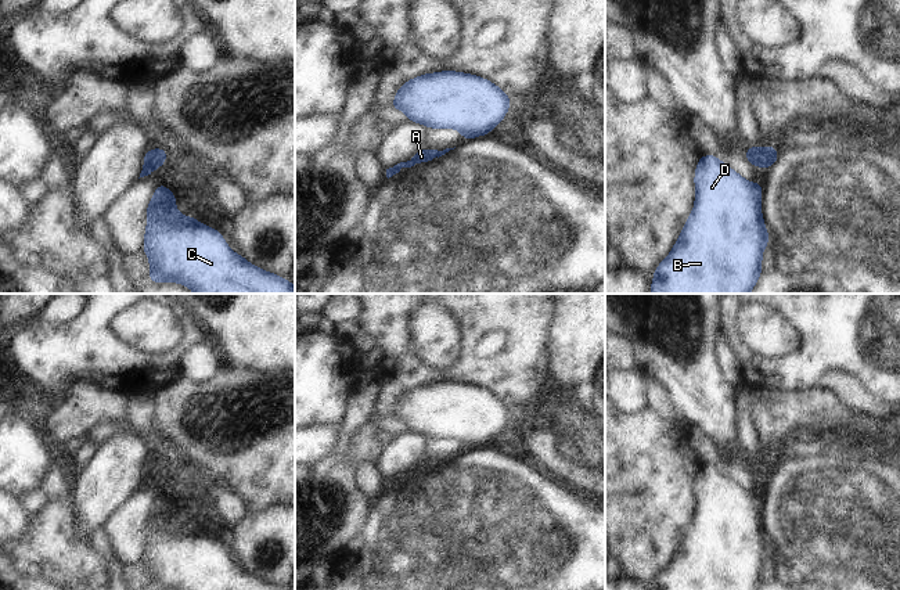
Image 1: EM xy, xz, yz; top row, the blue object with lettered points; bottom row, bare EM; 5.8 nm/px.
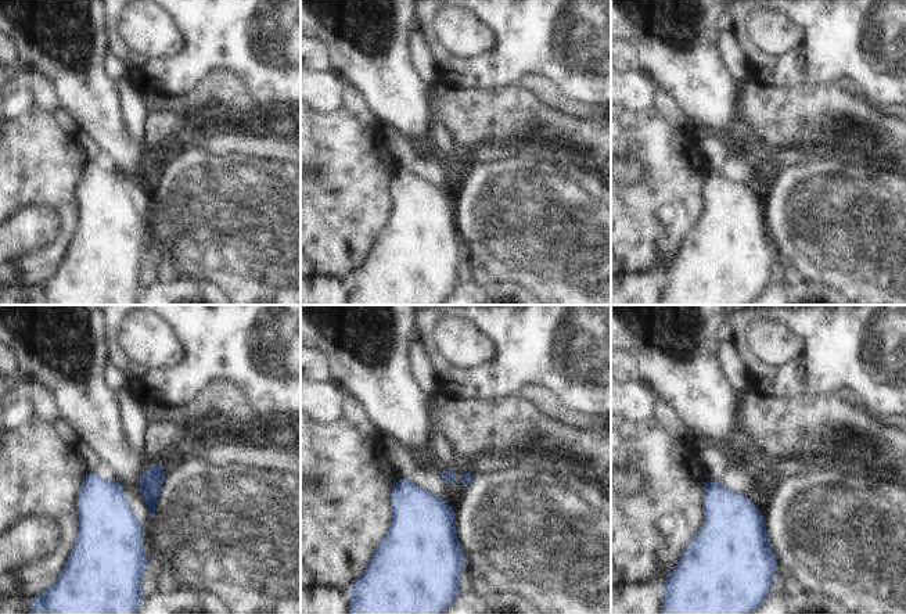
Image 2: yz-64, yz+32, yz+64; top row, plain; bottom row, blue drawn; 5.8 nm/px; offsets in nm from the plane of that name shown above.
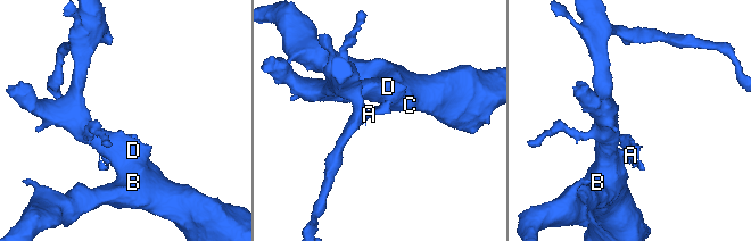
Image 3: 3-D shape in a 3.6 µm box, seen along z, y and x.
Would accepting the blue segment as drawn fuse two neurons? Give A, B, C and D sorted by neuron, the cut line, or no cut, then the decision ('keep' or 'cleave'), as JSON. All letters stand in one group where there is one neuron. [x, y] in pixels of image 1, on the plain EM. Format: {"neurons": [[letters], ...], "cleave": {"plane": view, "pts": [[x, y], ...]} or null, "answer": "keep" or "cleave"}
{"neurons": [["A"], ["B", "C", "D"]], "cleave": {"plane": "xz", "pts": [[471, 448], [464, 449]]}, "answer": "cleave"}

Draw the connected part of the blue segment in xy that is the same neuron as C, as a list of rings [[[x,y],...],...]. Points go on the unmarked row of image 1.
[[[162,493],[147,517],[147,542],[143,561],[150,569],[151,583],[147,590],[284,590],[246,572],[230,561],[223,546],[213,537],[199,533],[176,521],[176,507]]]

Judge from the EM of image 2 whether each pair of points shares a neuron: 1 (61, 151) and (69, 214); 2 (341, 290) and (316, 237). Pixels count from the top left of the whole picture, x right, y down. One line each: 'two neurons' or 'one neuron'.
1: one neuron
2: two neurons

